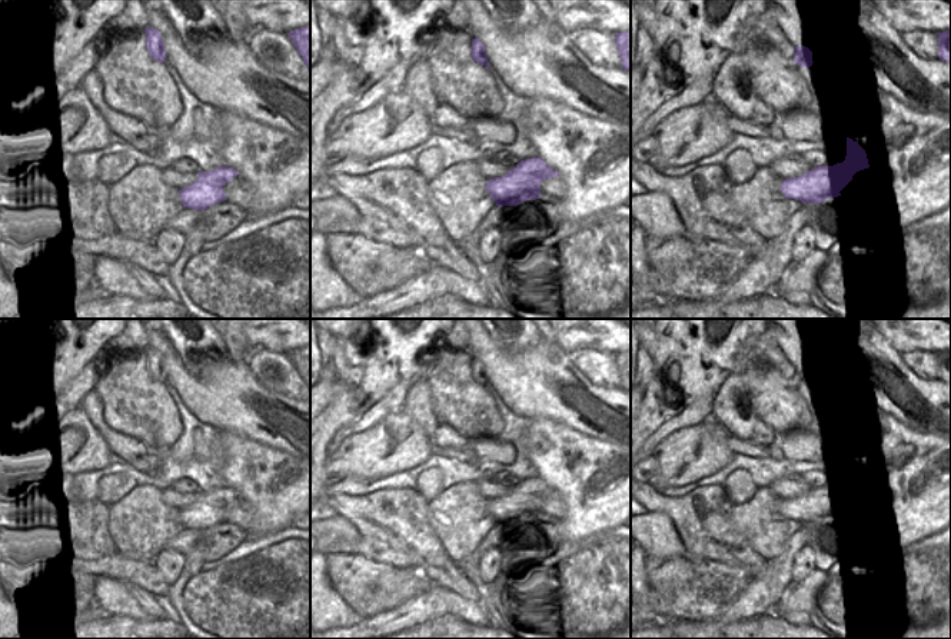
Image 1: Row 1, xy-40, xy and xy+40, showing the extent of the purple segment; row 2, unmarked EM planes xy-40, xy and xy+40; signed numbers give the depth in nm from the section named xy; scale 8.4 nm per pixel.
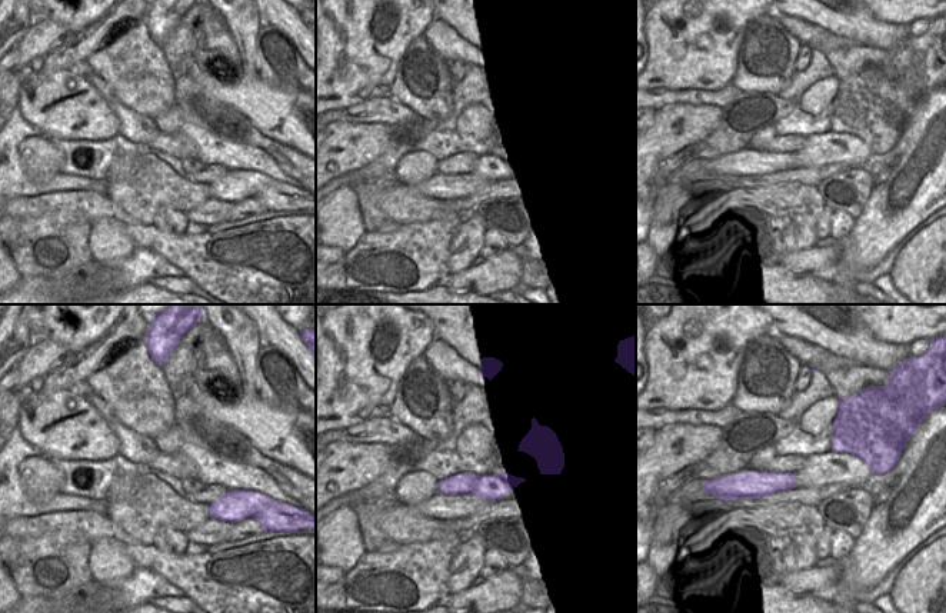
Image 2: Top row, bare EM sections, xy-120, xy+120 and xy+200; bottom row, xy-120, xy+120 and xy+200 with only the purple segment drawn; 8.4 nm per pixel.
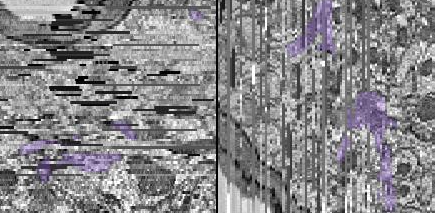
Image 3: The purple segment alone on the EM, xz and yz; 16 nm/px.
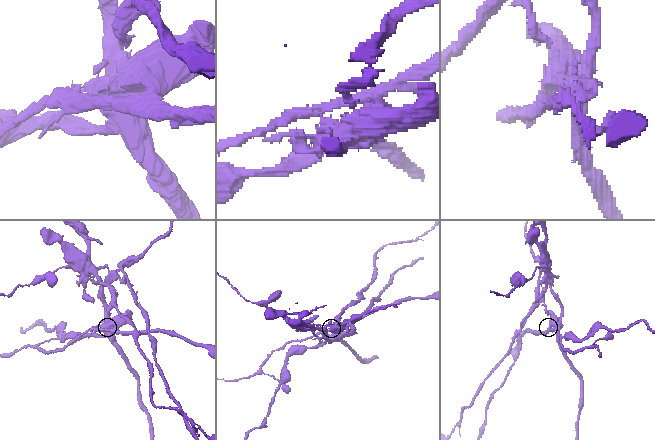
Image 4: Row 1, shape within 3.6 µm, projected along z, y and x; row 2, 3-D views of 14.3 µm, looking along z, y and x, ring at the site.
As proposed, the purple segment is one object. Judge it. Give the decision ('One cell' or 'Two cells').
Two cells

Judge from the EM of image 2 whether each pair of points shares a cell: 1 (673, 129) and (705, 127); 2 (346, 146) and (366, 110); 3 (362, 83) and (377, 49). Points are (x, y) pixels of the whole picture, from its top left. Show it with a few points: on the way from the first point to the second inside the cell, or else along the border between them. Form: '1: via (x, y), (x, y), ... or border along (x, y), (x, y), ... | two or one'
1: via (680, 129), (698, 129) | one
2: border along (345, 113), (353, 117), (389, 119), (395, 125) | two
3: border along (346, 47), (346, 55), (375, 82), (390, 85) | two

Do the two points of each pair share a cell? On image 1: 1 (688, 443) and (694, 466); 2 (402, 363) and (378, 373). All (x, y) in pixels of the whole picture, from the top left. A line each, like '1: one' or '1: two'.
1: two
2: one

